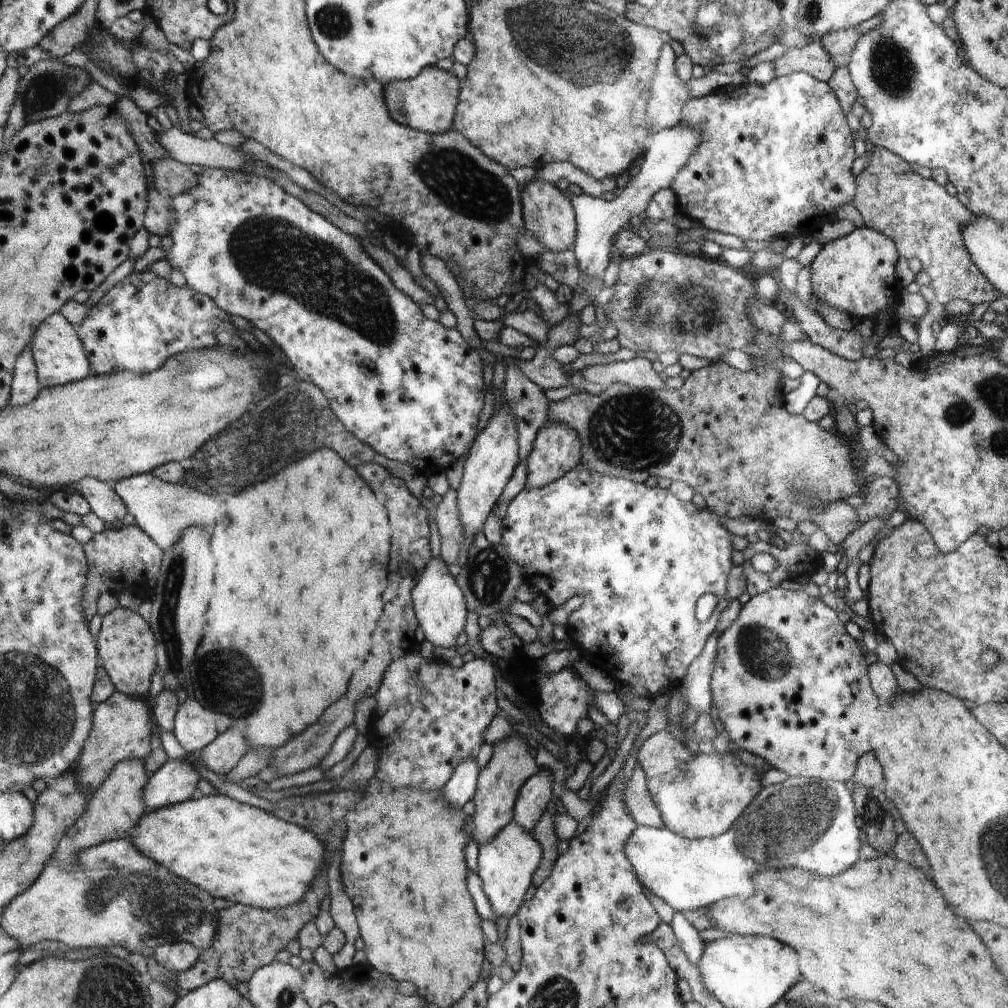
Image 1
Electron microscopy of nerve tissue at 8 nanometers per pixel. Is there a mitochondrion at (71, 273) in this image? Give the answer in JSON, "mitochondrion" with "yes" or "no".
{"mitochondrion":"no"}

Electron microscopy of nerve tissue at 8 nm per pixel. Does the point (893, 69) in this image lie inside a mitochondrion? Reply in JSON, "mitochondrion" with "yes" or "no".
{"mitochondrion":"yes"}

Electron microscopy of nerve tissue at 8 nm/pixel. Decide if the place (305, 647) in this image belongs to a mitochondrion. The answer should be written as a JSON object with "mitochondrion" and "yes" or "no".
{"mitochondrion":"no"}

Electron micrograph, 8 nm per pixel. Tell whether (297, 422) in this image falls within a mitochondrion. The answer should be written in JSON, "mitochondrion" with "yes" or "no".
{"mitochondrion":"yes"}

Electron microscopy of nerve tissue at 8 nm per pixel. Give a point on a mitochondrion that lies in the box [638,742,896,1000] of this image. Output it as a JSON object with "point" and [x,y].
{"point":[785,818]}

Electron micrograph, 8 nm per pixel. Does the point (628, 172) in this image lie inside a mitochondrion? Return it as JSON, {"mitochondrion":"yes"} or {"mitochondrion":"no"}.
{"mitochondrion":"no"}

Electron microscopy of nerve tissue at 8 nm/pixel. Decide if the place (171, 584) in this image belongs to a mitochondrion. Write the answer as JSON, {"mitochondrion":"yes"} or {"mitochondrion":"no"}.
{"mitochondrion":"yes"}

